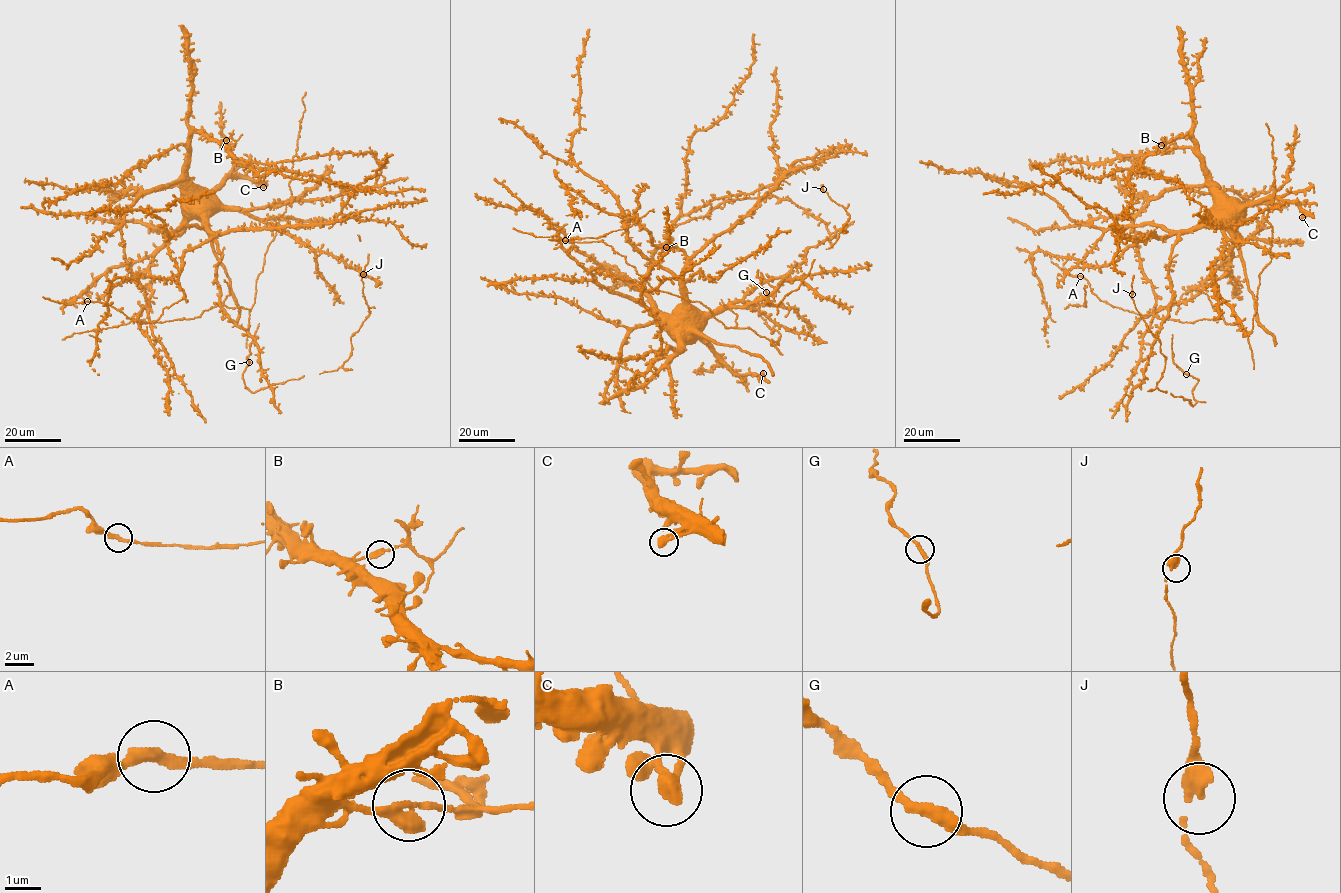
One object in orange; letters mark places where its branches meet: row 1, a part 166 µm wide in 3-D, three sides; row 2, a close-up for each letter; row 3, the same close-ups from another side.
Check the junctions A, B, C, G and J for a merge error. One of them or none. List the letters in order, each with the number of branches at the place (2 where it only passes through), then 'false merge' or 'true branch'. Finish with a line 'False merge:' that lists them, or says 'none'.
A: 2 branches meet; true branch
B: 2 branches meet; false merge
C: 2 branches meet; true branch
G: 2 branches meet; true branch
J: 2 branches meet; true branch
False merge: B

